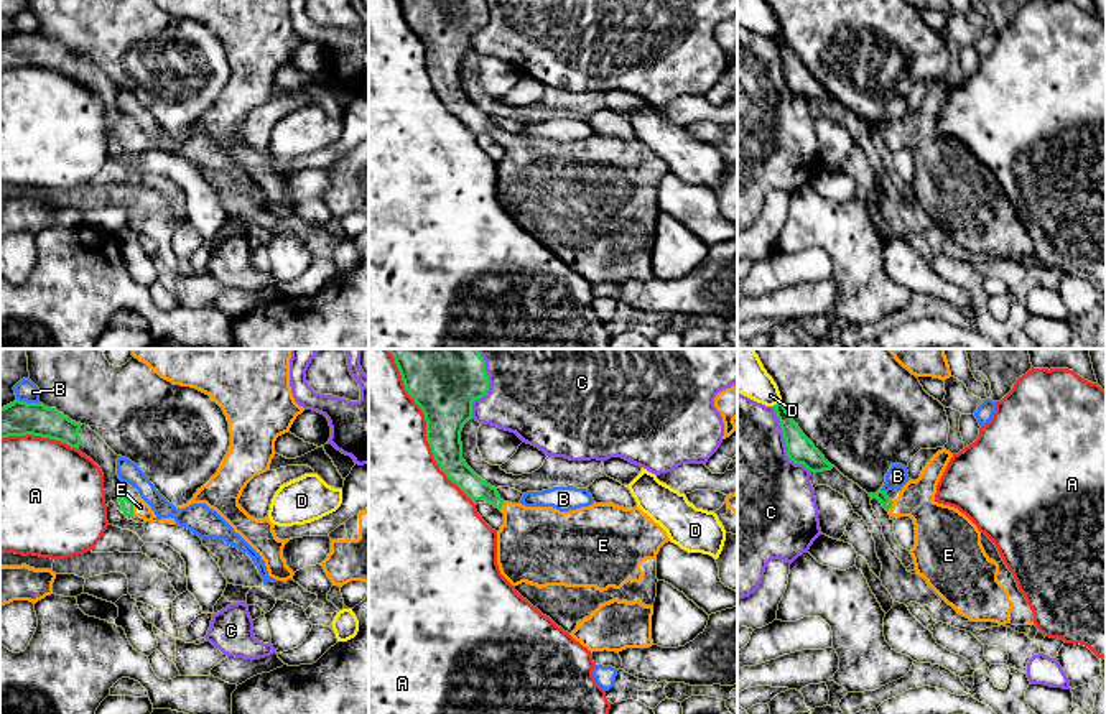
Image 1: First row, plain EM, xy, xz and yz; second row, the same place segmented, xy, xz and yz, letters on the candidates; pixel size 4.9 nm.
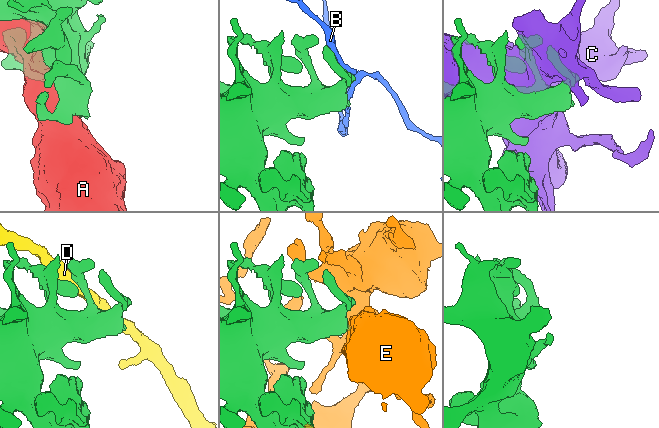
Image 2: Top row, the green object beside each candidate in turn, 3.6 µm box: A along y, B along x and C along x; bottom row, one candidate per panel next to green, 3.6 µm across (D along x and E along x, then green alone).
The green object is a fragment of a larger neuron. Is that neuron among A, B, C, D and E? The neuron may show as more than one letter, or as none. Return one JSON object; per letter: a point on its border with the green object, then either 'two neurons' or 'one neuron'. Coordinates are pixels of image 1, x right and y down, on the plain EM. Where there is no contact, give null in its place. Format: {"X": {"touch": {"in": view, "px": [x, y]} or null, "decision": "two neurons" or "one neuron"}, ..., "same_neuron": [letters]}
{"A": {"touch": {"in": "xz", "px": [427, 66]}, "decision": "two neurons"}, "B": {"touch": {"in": "xy", "px": [28, 35]}, "decision": "two neurons"}, "C": {"touch": {"in": "yz", "px": [785, 74]}, "decision": "two neurons"}, "D": {"touch": {"in": "yz", "px": [777, 35]}, "decision": "two neurons"}, "E": {"touch": {"in": "xy", "px": [132, 140]}, "decision": "one neuron"}, "same_neuron": ["E"]}

